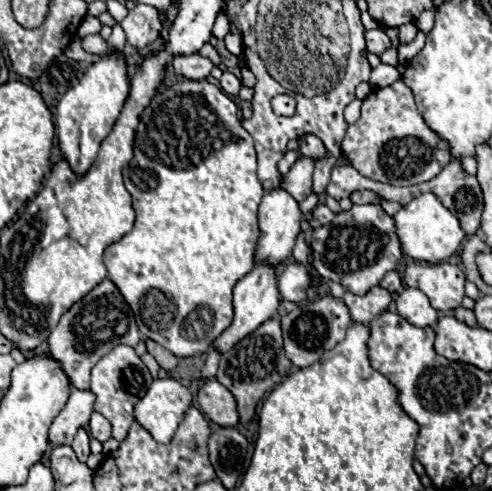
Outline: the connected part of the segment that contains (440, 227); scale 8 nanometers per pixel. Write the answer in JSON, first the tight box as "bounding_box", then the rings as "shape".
{"bounding_box":[394,193,466,263],"shape":[[[422,193],[420,197],[412,199],[394,215],[394,219],[396,219],[396,233],[400,235],[402,241],[402,251],[418,261],[428,263],[446,261],[450,255],[458,251],[460,243],[466,237],[466,231],[460,227],[458,217],[450,209],[446,209],[434,193]]]}

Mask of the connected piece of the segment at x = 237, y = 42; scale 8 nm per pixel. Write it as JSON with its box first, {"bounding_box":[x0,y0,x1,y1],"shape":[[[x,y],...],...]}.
{"bounding_box":[224,33,243,56],"shape":[[[230,33],[230,35],[226,35],[224,43],[226,48],[236,56],[239,56],[243,51],[243,42],[240,35],[232,35],[232,33]]]}

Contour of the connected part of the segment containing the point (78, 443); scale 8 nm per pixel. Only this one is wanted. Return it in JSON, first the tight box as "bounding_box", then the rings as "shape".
{"bounding_box":[72,429,90,461],"shape":[[[80,429],[76,433],[74,443],[72,443],[72,449],[74,449],[74,453],[76,453],[76,457],[80,461],[86,461],[88,459],[88,455],[90,455],[90,435],[88,435],[86,429]]]}

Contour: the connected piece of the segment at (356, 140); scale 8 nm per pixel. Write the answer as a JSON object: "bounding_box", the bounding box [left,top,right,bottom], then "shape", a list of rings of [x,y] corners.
{"bounding_box":[342,79,448,185],"shape":[[[398,79],[396,83],[392,83],[384,89],[374,89],[366,97],[364,103],[362,103],[360,119],[348,127],[346,137],[342,141],[342,153],[346,153],[346,157],[354,169],[358,169],[364,177],[370,177],[370,179],[382,181],[382,183],[390,183],[390,185],[424,183],[424,181],[430,181],[432,177],[436,177],[444,169],[442,161],[444,161],[444,153],[448,153],[448,149],[440,151],[438,145],[448,145],[448,143],[426,125],[424,117],[416,109],[410,87],[402,79]]]}

